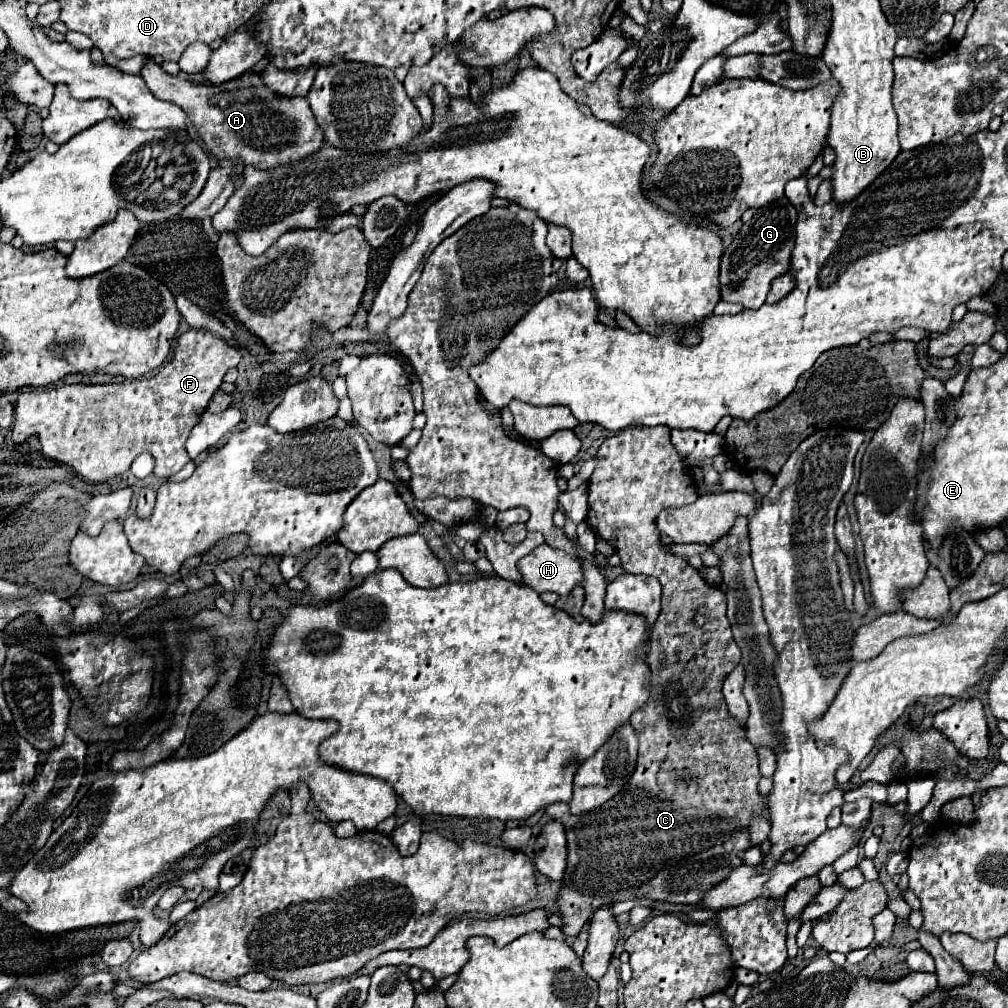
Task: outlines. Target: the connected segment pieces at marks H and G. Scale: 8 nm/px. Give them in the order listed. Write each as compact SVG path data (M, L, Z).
M547 543L519 559L519 571L523 575L523 585L533 587L537 593L555 591L565 595L575 585L583 583L583 567L579 559L567 551L549 547Z
M781 197L761 207L753 219L743 223L739 233L725 247L721 257L721 299L755 309L765 303L771 281L791 269L791 251L795 245L795 207Z

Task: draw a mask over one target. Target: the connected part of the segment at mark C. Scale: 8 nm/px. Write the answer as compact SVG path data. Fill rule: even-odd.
M627 427L619 435L605 439L597 451L597 469L589 481L587 525L597 537L613 545L627 573L659 579L663 603L661 615L651 631L651 647L647 653L647 665L651 669L649 703L631 715L631 725L639 737L635 773L621 793L593 811L573 815L567 803L553 803L545 809L547 815L565 825L567 833L567 869L555 901L563 919L561 931L565 937L579 935L591 917L591 911L607 903L647 897L655 901L697 905L707 889L723 881L743 863L739 851L751 847L749 819L753 815L763 815L763 803L757 791L761 773L755 747L745 739L745 729L729 715L721 695L725 677L741 661L741 651L729 631L727 599L723 591L709 585L687 559L673 555L671 549L661 543L661 533L657 529L657 515L663 509L683 507L699 497L691 469L673 447L669 433L669 427ZM695 615L705 619L701 627L695 625ZM683 633L691 639L683 639Z

